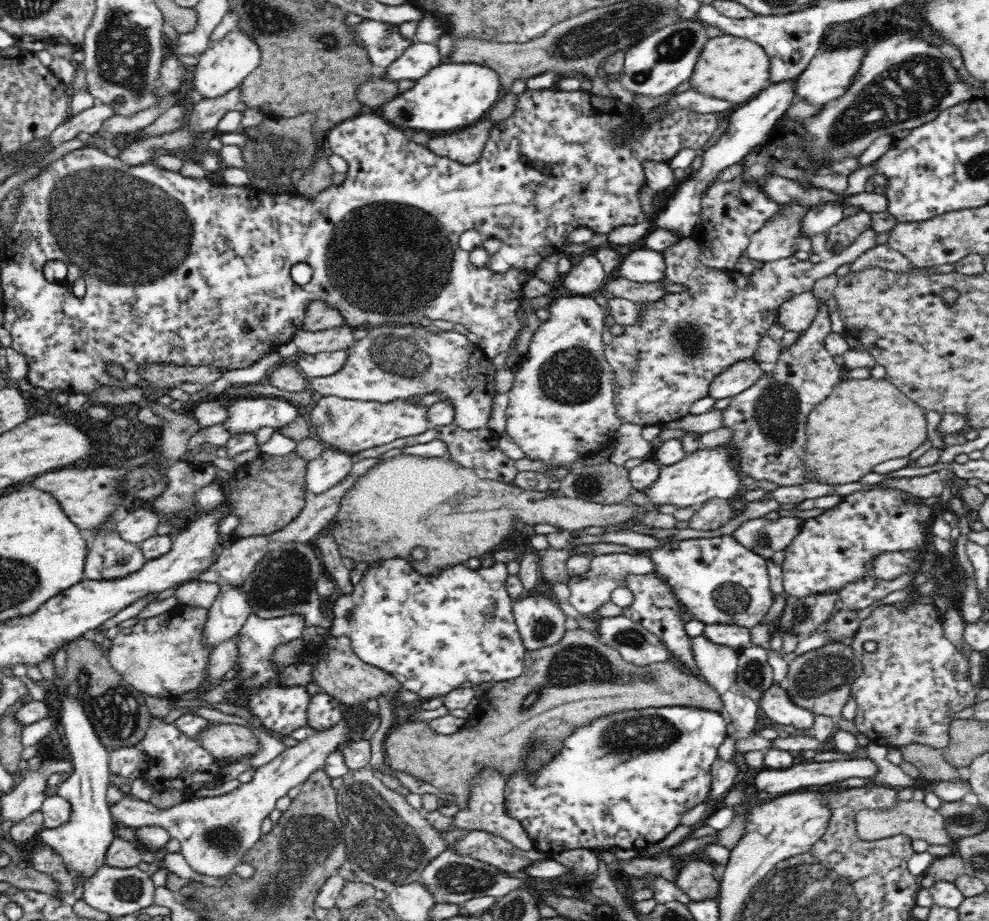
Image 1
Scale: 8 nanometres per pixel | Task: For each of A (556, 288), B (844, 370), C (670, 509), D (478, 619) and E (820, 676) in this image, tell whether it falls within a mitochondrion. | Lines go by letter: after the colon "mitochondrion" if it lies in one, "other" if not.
A: other
B: other
C: other
D: mitochondrion
E: mitochondrion

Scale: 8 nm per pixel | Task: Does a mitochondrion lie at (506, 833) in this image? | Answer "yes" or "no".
no

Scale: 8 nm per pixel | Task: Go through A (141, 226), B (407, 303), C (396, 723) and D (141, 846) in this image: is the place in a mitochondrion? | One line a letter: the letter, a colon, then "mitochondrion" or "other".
A: mitochondrion
B: mitochondrion
C: other
D: other

